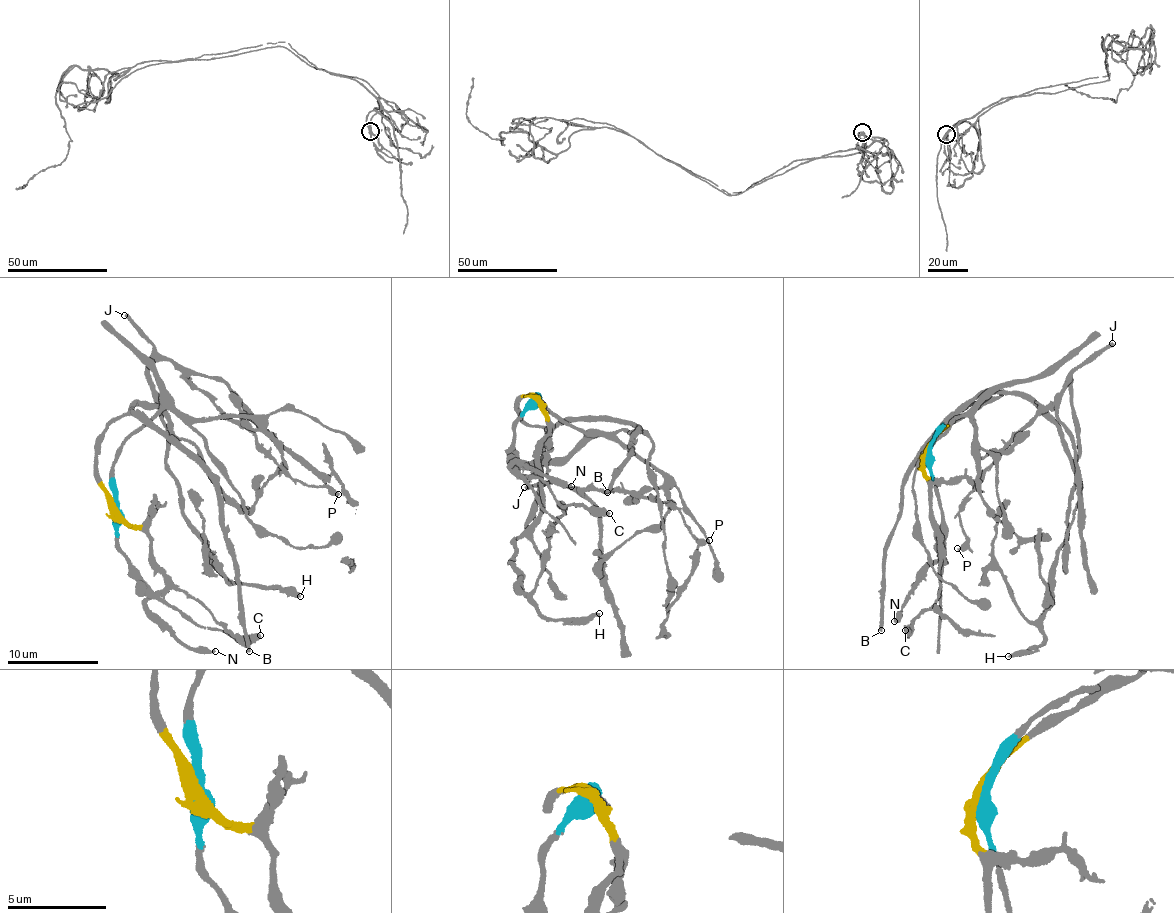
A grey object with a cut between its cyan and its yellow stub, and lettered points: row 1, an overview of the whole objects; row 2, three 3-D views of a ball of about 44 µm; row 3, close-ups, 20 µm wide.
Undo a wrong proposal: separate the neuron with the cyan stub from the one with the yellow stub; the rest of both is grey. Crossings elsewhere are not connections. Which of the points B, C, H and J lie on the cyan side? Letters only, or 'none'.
none

